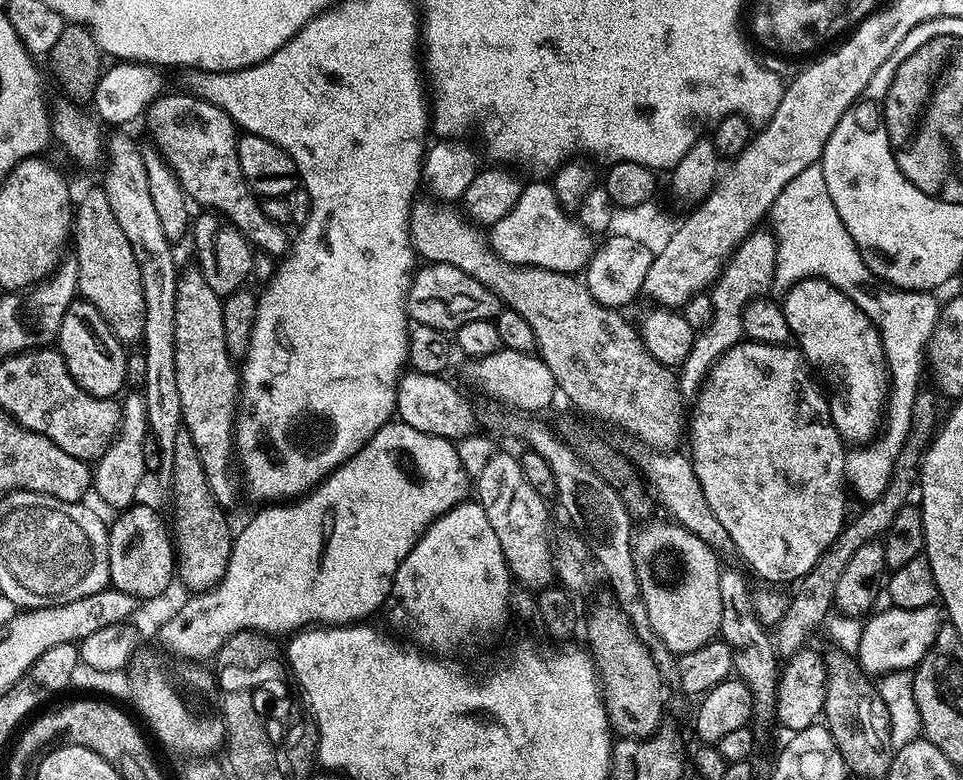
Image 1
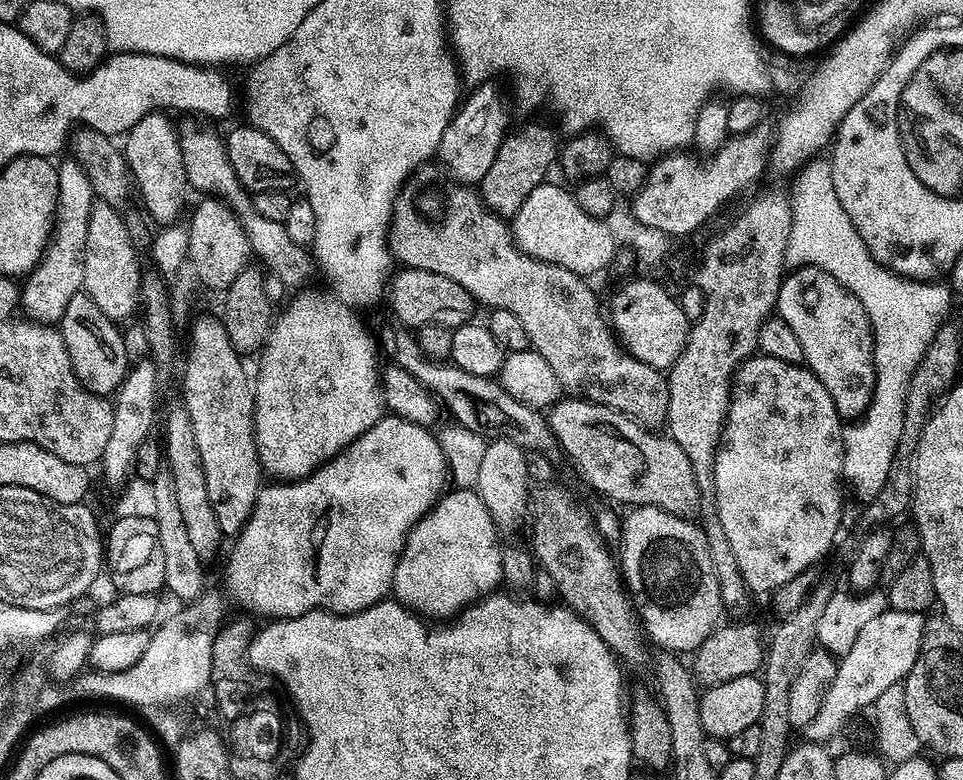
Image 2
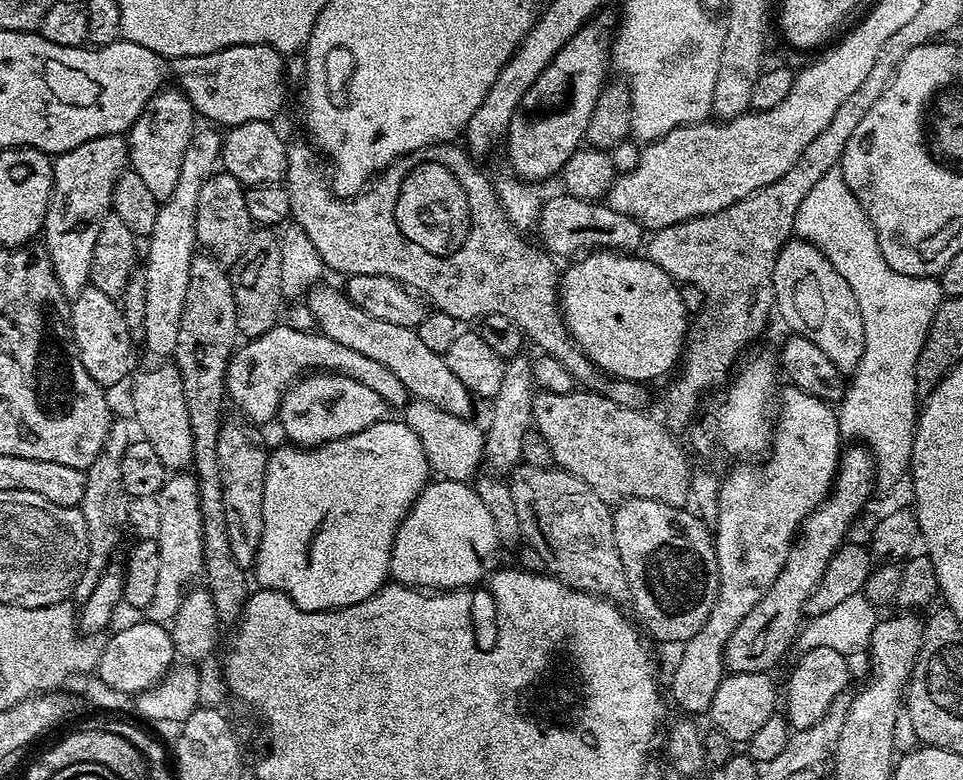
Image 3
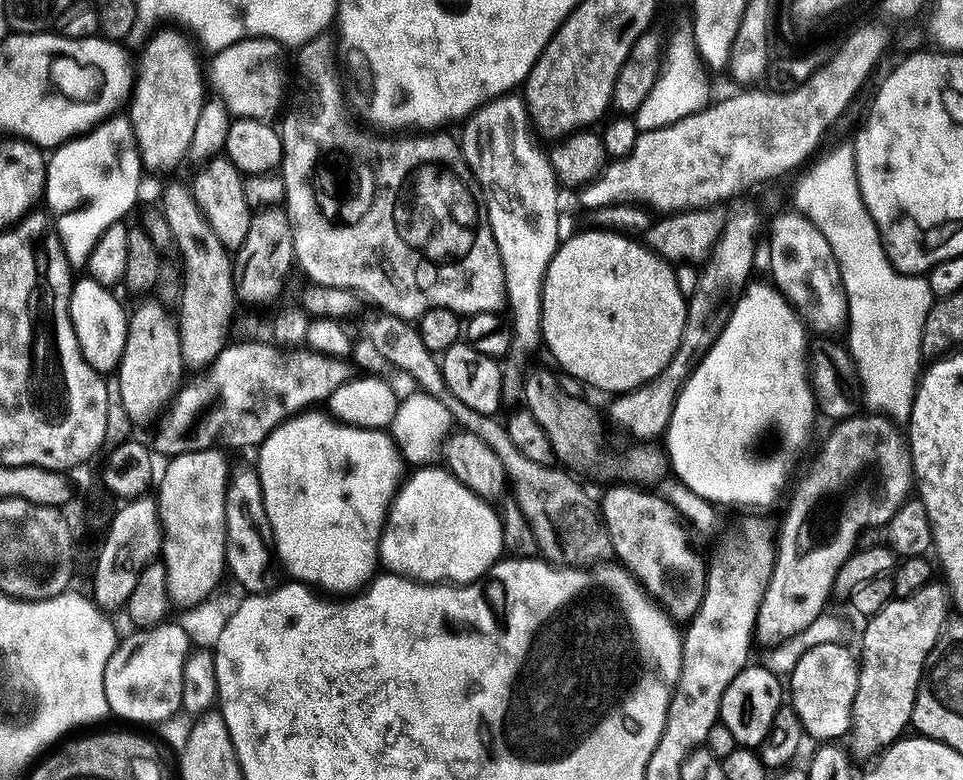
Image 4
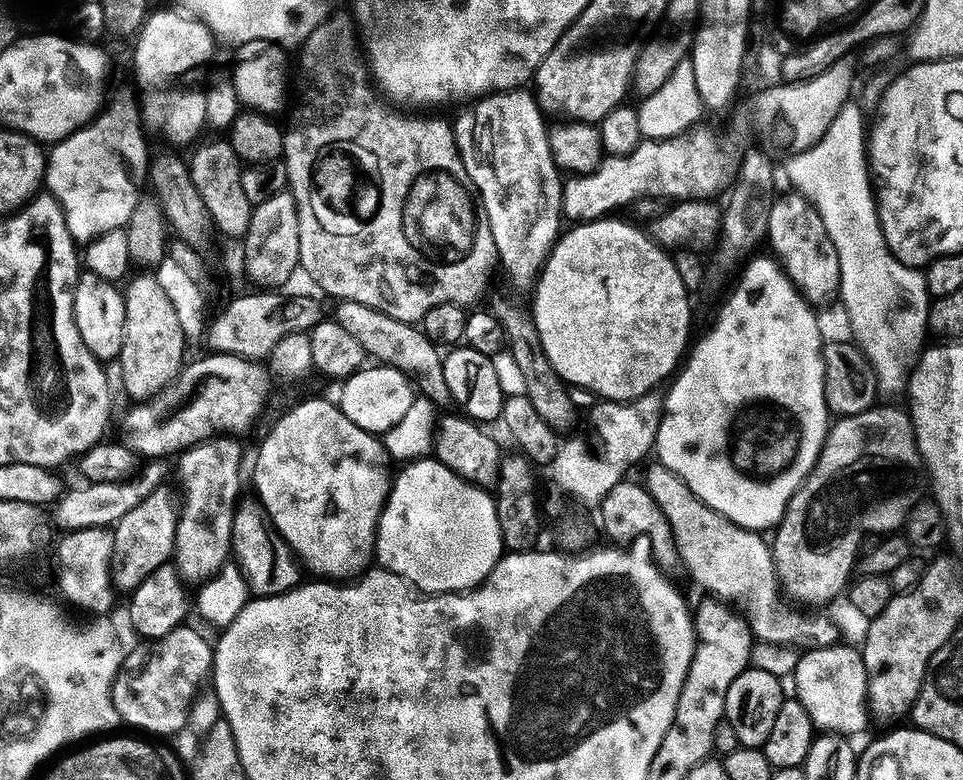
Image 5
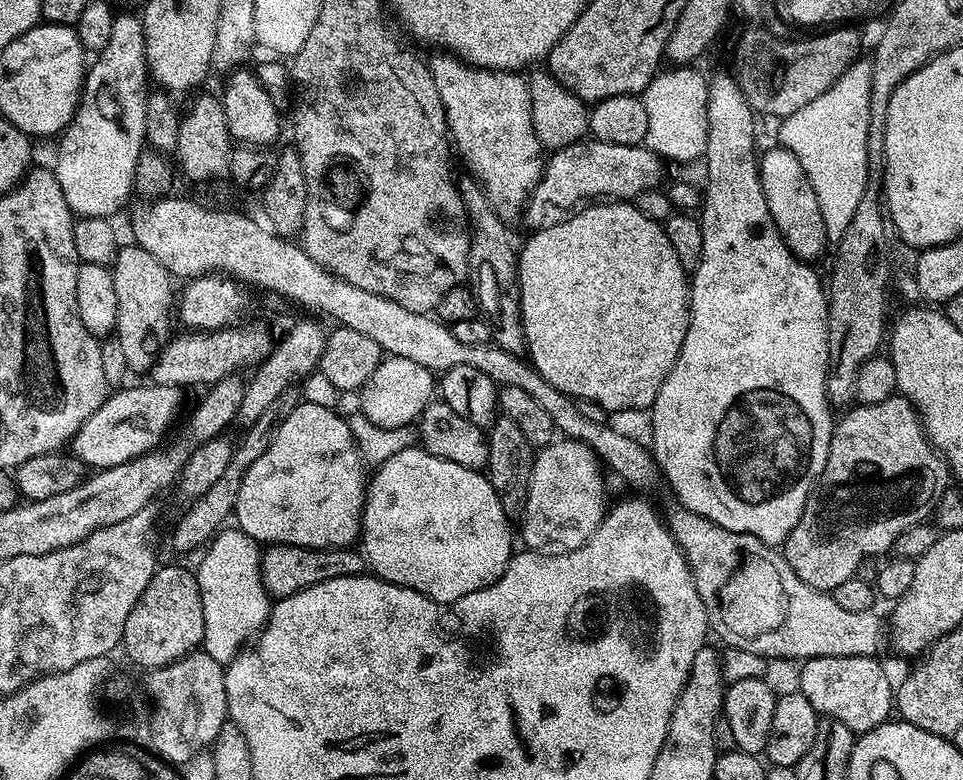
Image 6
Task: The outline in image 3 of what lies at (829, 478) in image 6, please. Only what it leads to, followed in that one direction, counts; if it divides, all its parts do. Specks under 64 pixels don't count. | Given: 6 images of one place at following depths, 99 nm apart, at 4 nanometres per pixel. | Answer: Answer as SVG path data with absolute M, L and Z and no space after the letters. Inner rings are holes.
M863 446L845 447L840 458L840 466L836 469L836 479L831 492L824 497L824 501L801 524L800 531L796 533L796 538L792 542L790 554L778 574L778 578L774 578L772 588L766 590L766 594L756 603L754 610L750 610L750 614L746 614L746 618L742 618L740 625L730 634L730 638L724 647L724 666L729 673L771 673L772 667L787 654L788 647L790 649L793 647L802 627L802 621L805 619L806 598L810 598L810 594L819 584L832 555L840 549L841 544L845 543L847 536L844 535L847 534L848 527L855 522L856 515L863 510L864 503L871 498L872 492L874 493L875 482L876 473L872 466L871 452Z

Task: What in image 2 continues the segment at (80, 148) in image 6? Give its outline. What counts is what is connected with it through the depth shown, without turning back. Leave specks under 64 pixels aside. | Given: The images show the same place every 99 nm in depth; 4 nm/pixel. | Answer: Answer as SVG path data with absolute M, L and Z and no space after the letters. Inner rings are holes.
M76 158L59 161L58 202L56 219L52 221L52 238L44 249L40 263L27 273L26 304L32 307L31 315L47 324L55 325L66 314L70 298L84 286L84 251L86 250L86 228L90 226L90 214L94 203L90 178L84 165Z

